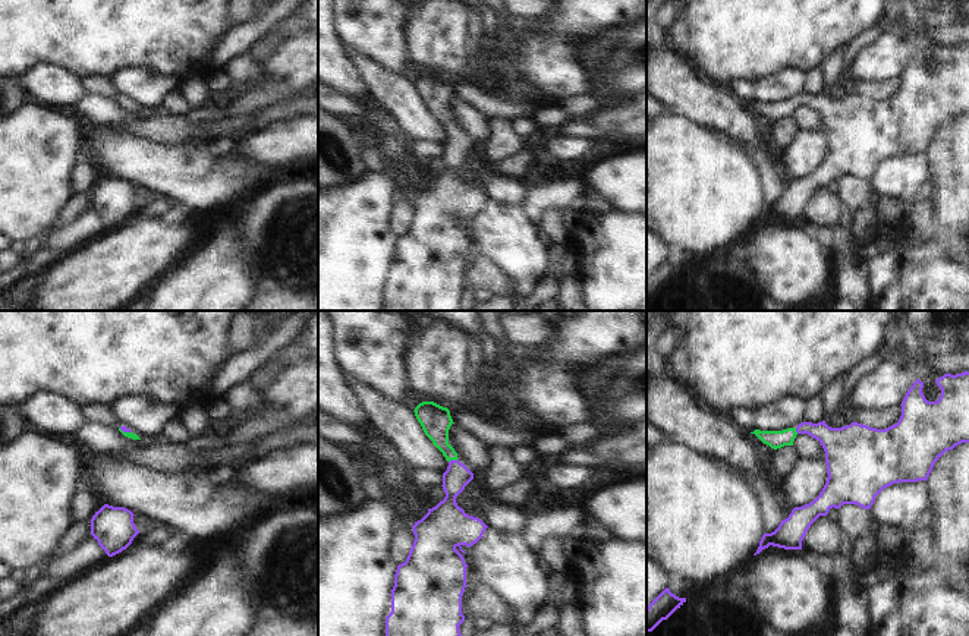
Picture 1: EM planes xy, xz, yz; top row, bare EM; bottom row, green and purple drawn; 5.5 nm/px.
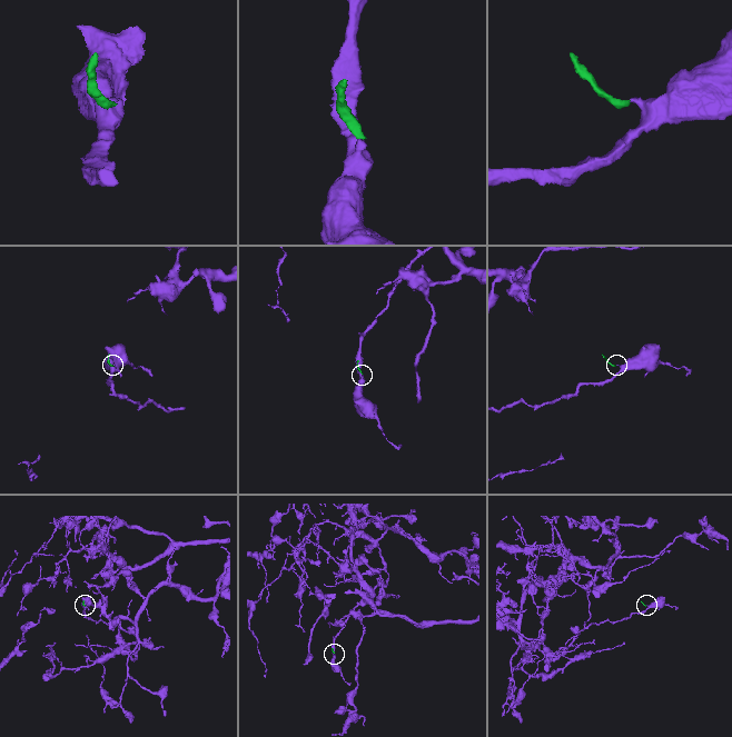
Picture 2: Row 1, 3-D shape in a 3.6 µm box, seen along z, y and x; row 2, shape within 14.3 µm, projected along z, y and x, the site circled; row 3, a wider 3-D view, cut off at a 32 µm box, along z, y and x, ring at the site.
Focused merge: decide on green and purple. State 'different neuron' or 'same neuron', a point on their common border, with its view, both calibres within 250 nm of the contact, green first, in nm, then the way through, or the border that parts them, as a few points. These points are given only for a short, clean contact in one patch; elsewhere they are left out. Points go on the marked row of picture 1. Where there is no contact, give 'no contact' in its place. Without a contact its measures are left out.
same neuron; contact xz (452, 459); calibres 170 and 140 nm; way xz (436, 421), (440, 441), (452, 459), (456, 476)

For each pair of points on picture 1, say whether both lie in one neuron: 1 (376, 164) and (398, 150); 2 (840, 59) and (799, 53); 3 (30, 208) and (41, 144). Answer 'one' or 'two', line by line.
1: two
2: two
3: one

